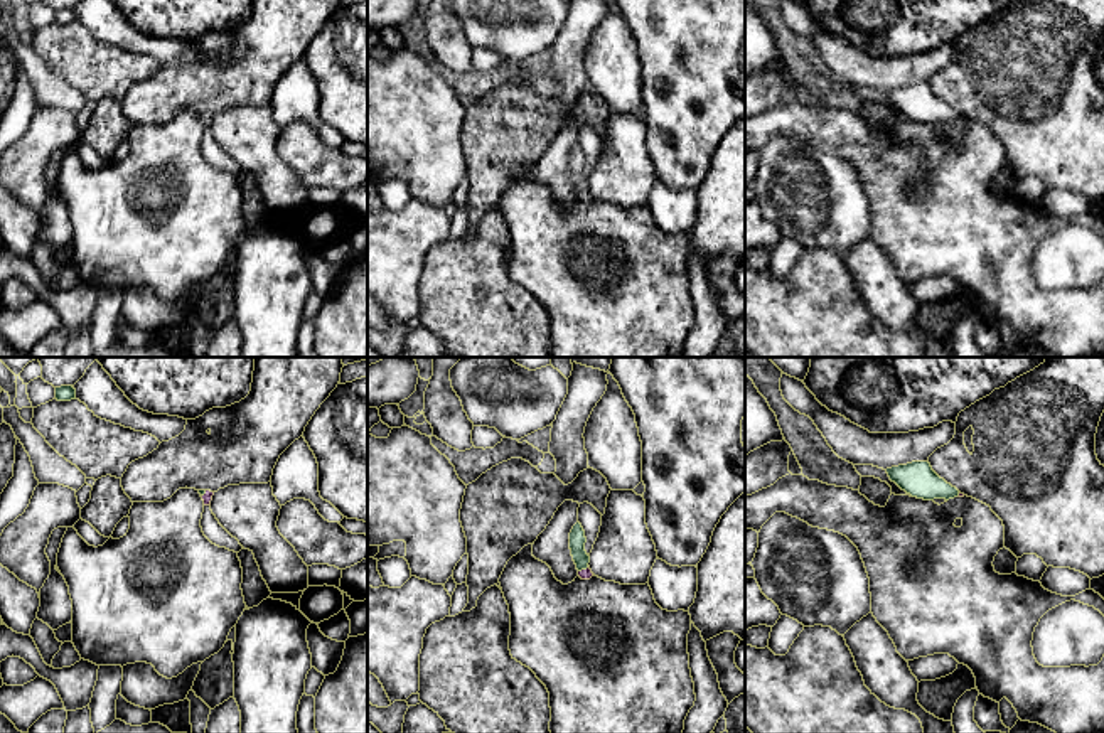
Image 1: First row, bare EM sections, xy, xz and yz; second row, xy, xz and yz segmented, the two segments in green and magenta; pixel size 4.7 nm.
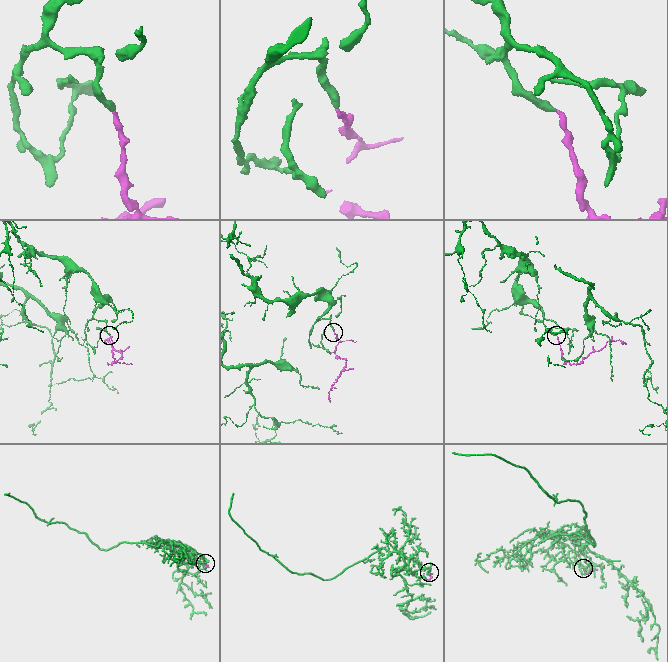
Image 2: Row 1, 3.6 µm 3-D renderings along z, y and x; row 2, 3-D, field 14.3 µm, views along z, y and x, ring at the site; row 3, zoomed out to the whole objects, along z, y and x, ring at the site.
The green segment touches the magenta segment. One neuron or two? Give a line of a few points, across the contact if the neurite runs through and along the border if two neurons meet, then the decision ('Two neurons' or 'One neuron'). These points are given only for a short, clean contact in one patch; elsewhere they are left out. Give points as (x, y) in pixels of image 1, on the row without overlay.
Line: xz (577, 159), (577, 174), (584, 191), (587, 196). One neuron

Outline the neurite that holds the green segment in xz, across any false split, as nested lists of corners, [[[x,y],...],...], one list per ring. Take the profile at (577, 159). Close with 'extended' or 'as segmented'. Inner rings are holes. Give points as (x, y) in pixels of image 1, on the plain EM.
[[[576,145],[570,155],[570,172],[571,172],[571,179],[576,187],[576,192],[578,192],[578,199],[581,202],[590,202],[593,195],[588,189],[590,179],[585,174],[585,165],[587,165],[585,153],[581,147]]] | extended

